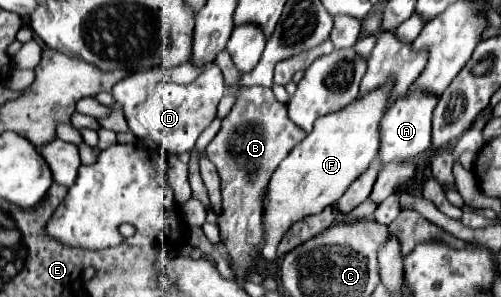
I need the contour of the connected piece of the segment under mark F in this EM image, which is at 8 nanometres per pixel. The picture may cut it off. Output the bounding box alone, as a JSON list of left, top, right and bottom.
[263,82,389,262]

